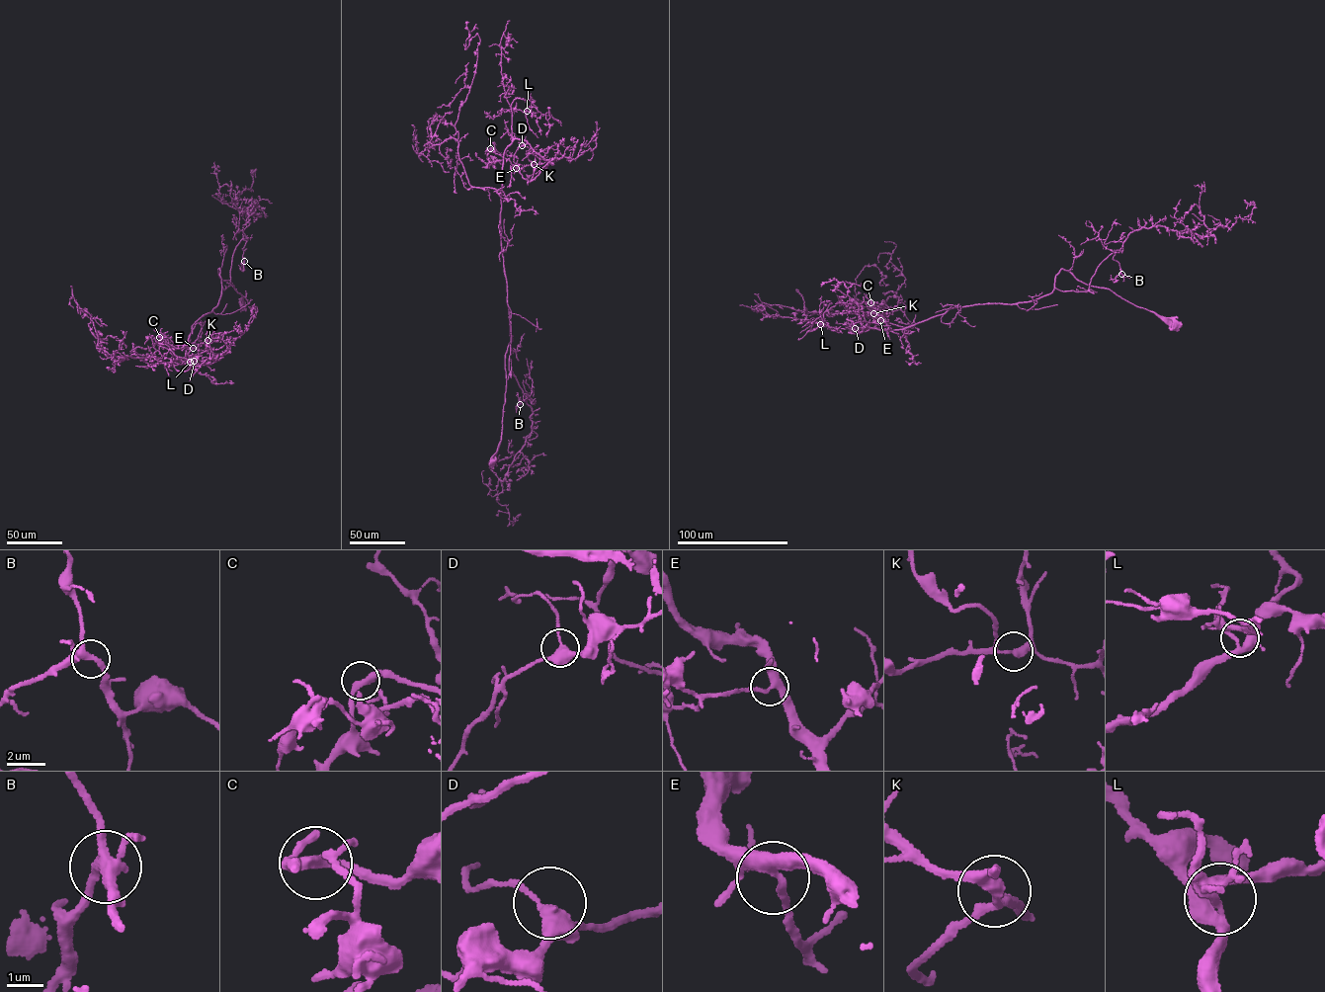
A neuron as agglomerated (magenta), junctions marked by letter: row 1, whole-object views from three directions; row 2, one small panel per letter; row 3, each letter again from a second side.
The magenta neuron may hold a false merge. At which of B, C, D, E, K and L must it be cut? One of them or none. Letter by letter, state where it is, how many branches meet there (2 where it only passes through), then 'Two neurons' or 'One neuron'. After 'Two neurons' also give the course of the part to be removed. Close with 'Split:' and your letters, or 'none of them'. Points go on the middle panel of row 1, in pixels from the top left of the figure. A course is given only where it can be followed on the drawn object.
B: Place: (520, 404). Branches: 4. One neuron
C: Place: (490, 148). Branches: 3. One neuron
D: Place: (522, 145). Branches: 4. One neuron
E: Place: (516, 168). Branches: 4. One neuron
K: Place: (534, 164). Branches: 4. One neuron
L: Place: (527, 111). Branches: 4. One neuron
Split: none of them

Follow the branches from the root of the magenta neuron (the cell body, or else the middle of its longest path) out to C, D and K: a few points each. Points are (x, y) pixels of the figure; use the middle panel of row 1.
C: (493, 461), (512, 335), (500, 221), (503, 153), (515, 139), (525, 139), (548, 161), (528, 181), (490, 148)
D: (493, 461), (512, 335), (501, 245), (502, 169), (505, 149), (516, 138), (527, 142), (522, 145)
K: (493, 461), (512, 335), (500, 221), (504, 150), (525, 139), (548, 161), (527, 180), (520, 170), (534, 164)

